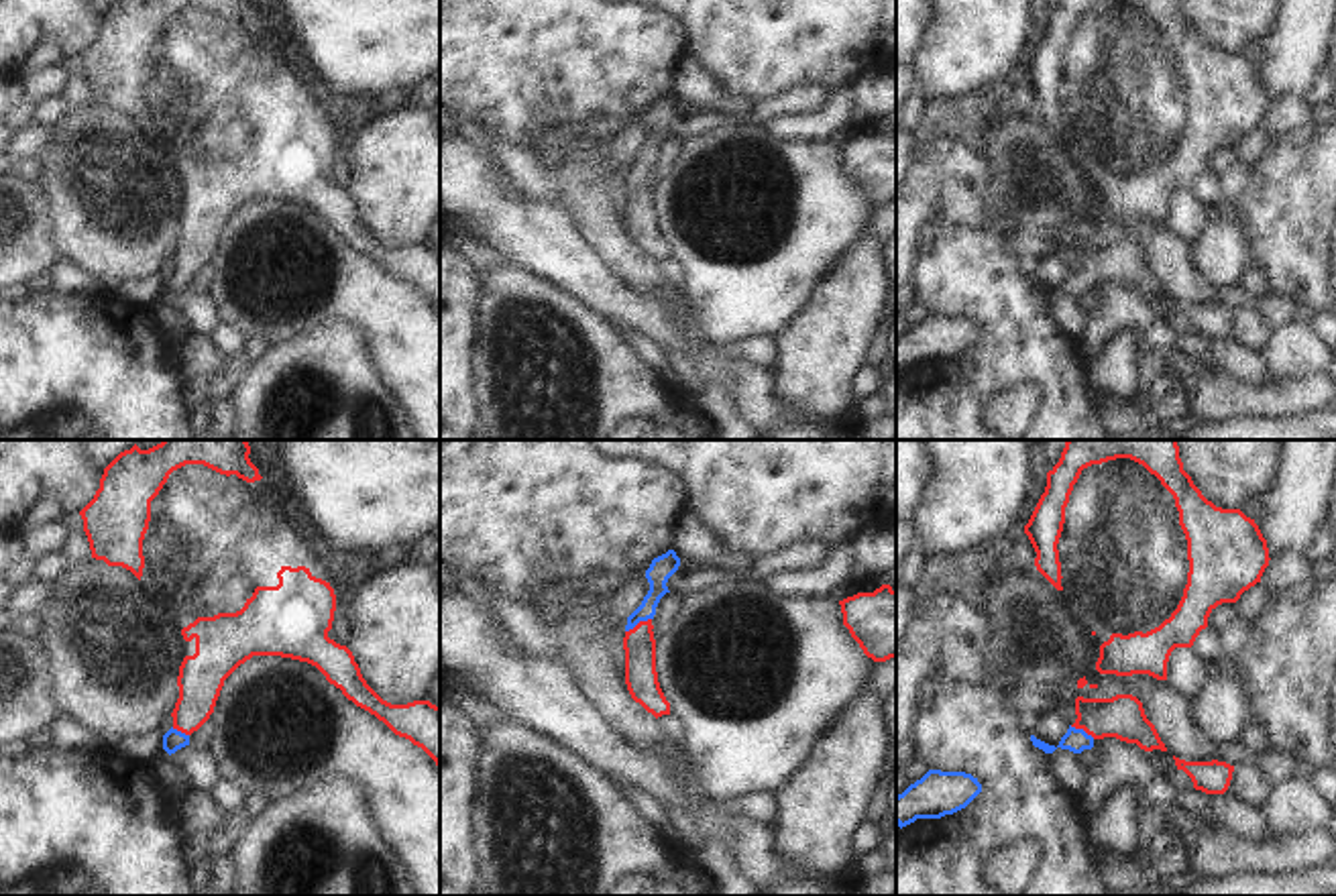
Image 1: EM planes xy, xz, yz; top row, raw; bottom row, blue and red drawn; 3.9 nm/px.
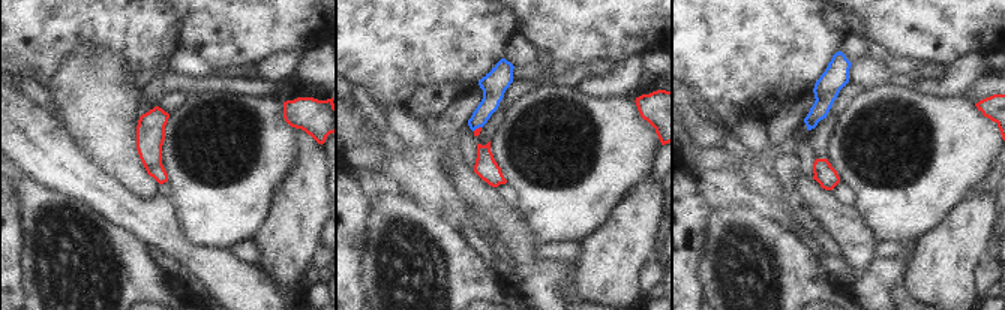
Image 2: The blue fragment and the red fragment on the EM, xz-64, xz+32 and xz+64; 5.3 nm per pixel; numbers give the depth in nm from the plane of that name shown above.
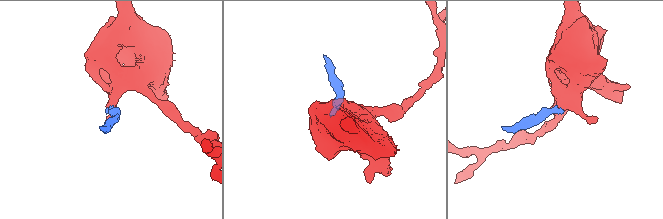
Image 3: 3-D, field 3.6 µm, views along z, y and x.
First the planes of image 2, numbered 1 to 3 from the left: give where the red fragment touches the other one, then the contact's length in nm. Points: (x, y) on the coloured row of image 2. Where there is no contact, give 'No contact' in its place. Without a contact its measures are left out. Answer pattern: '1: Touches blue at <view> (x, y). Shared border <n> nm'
1: No contact
2: Touches blue at xz+32 (476, 128). Shared border 50 nm
3: No contact

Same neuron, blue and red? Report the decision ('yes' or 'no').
yes

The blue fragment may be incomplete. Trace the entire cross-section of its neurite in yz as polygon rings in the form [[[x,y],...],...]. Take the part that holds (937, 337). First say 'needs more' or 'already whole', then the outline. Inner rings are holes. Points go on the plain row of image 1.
already whole | [[[929,314],[896,340],[896,369],[902,373],[916,362],[941,362],[965,352],[982,328],[965,316]]]

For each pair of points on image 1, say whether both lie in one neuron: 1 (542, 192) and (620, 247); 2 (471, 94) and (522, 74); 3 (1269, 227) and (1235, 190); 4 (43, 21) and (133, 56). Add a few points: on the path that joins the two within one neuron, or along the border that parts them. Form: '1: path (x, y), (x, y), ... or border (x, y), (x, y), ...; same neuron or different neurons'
1: border (536, 155), (536, 161), (550, 176), (557, 204); different neurons
2: path (483, 82), (491, 74), (510, 74); same neuron
3: border (1245, 190), (1239, 198); different neurons
4: border (102, 21), (94, 41), (80, 56); different neurons

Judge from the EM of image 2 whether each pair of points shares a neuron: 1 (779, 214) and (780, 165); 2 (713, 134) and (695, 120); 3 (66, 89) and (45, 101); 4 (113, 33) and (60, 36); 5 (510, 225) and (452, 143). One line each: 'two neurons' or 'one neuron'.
1: one neuron
2: one neuron
3: two neurons
4: one neuron
5: one neuron

